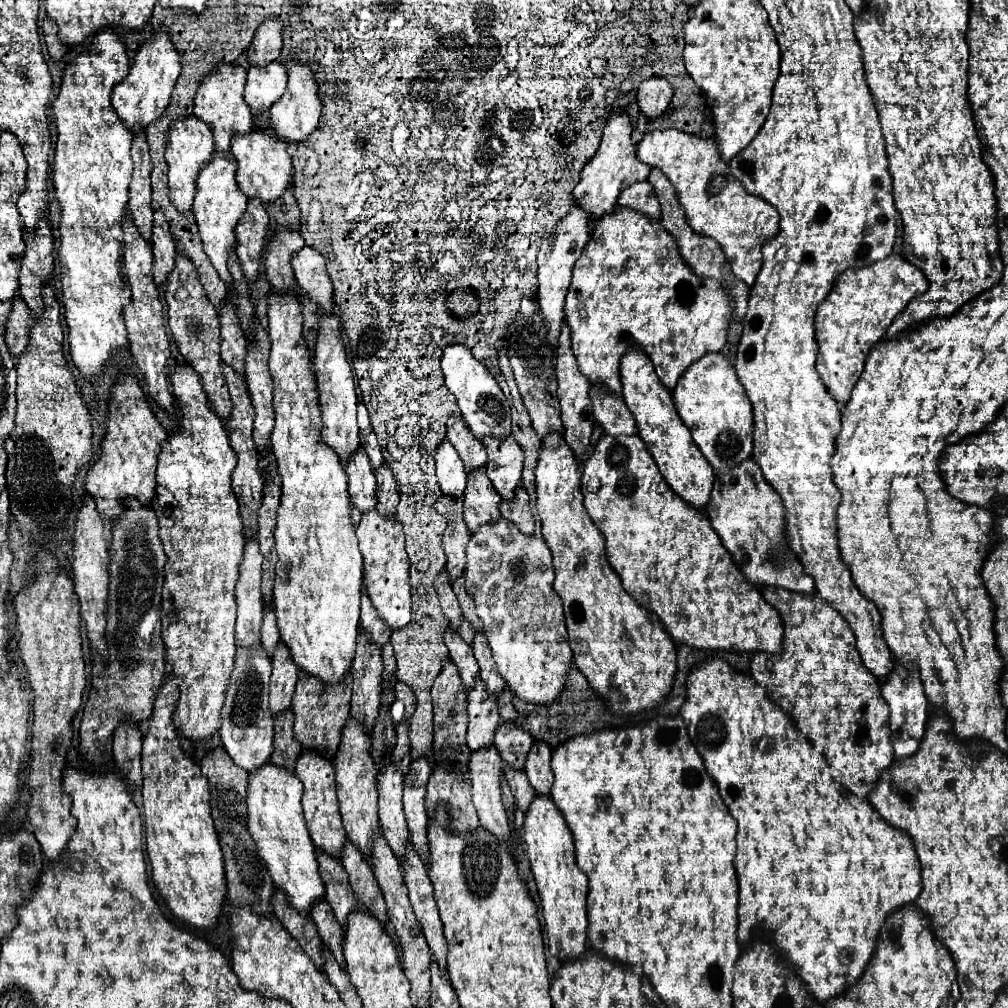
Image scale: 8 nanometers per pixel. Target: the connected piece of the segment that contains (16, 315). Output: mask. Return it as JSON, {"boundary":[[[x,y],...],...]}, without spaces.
{"boundary":[[[20,296],[12,300],[12,316],[8,316],[6,326],[6,344],[14,356],[20,356],[28,344],[28,330],[34,324],[34,316],[30,308],[24,304]]]}

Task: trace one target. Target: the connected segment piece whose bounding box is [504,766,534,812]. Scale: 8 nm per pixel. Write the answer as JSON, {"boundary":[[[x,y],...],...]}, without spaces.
{"boundary":[[[504,766],[504,776],[516,796],[516,804],[522,812],[528,810],[532,798],[534,798],[534,788],[528,784],[528,778],[524,776],[524,770],[516,770],[512,766]]]}

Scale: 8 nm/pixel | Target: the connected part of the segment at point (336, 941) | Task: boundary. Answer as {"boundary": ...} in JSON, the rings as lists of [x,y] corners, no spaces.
{"boundary":[[[322,898],[320,902],[314,904],[314,908],[310,910],[310,918],[314,920],[322,942],[332,950],[332,954],[336,956],[338,964],[344,968],[344,954],[342,954],[342,940],[344,940],[344,928],[340,926],[340,922],[336,920],[330,904]]]}

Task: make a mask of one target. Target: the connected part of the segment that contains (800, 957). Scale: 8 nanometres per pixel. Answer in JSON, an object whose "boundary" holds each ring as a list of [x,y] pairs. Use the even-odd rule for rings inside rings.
{"boundary":[[[708,658],[688,672],[686,700],[680,708],[680,714],[686,722],[688,736],[690,736],[692,744],[696,746],[700,756],[704,758],[708,774],[718,784],[718,790],[720,790],[720,796],[722,796],[724,804],[728,806],[730,814],[738,822],[738,836],[736,836],[738,854],[734,858],[734,866],[736,866],[736,872],[738,872],[738,884],[740,884],[738,942],[744,946],[746,942],[750,942],[756,936],[770,938],[780,948],[782,956],[798,968],[798,976],[804,980],[804,984],[814,994],[814,998],[818,1002],[826,1004],[830,998],[840,996],[840,992],[844,992],[848,986],[852,986],[862,976],[862,972],[864,972],[864,968],[866,968],[866,964],[868,964],[868,960],[874,952],[874,946],[876,946],[876,940],[878,940],[878,934],[880,934],[880,926],[882,926],[886,914],[896,910],[896,908],[902,908],[904,904],[912,904],[918,898],[918,894],[922,890],[922,882],[920,882],[920,862],[918,862],[918,856],[914,852],[912,838],[904,830],[890,826],[882,816],[878,816],[878,812],[868,804],[868,800],[862,800],[852,792],[846,792],[832,778],[830,766],[824,760],[824,754],[814,750],[814,746],[808,742],[808,738],[792,724],[792,718],[784,710],[780,710],[778,704],[772,702],[762,688],[758,688],[756,680],[752,680],[750,674],[740,674],[740,672],[732,670],[726,660]],[[842,950],[848,950],[848,956],[850,956],[850,962],[846,962],[846,964],[840,962]]]}

